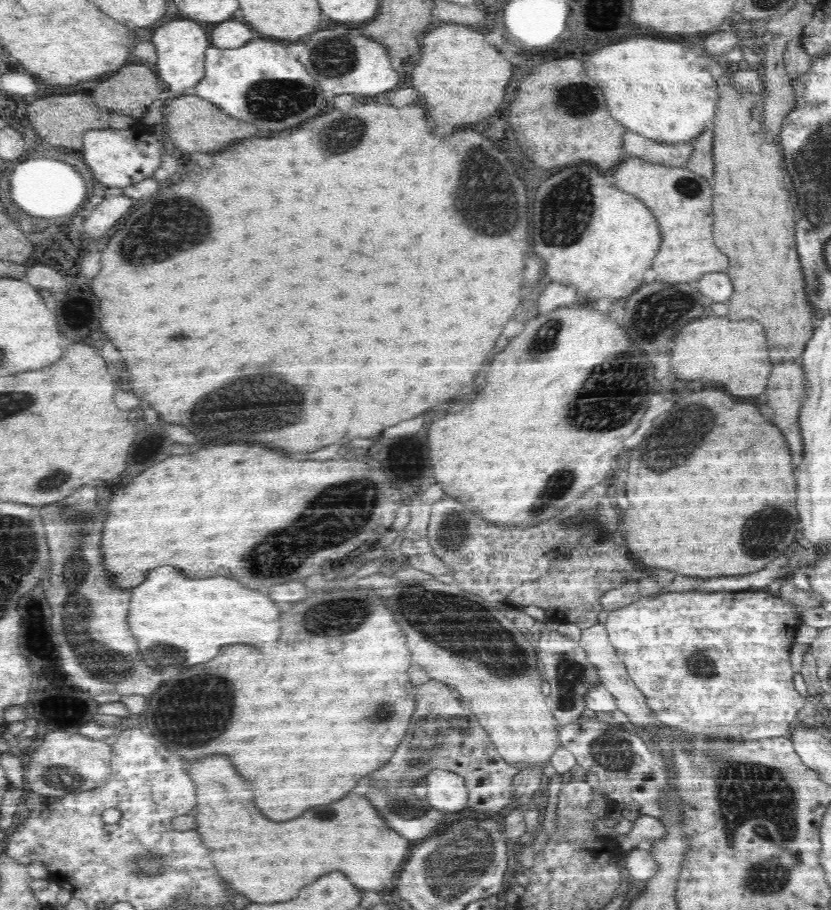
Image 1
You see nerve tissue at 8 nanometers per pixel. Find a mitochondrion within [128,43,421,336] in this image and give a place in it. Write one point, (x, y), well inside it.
(272, 101)

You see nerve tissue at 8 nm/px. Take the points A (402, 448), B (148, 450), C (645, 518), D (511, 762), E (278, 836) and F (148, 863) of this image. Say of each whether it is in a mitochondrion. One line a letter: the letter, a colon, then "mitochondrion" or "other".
A: other
B: other
C: other
D: other
E: other
F: mitochondrion

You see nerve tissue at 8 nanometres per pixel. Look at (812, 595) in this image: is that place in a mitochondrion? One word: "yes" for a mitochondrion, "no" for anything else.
no

